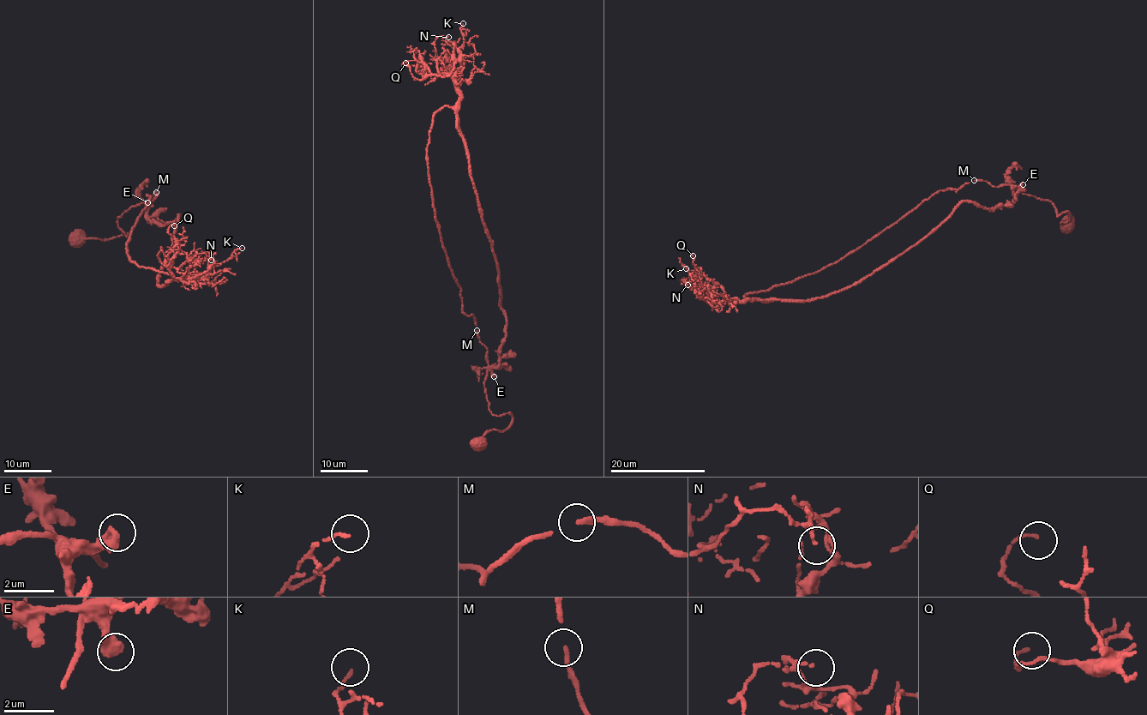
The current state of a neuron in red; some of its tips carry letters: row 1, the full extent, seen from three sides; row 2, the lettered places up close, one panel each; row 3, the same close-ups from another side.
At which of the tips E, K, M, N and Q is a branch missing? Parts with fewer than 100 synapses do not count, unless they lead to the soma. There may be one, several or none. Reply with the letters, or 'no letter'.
no letter

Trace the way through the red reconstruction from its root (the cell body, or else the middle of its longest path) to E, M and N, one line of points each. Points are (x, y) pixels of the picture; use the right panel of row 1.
E: (1069, 225), (1061, 222), (1069, 220), (1068, 213), (1058, 214), (1051, 201), (1022, 194), (1015, 187), (1023, 184)
M: (1069, 225), (1061, 222), (1069, 220), (1068, 213), (1058, 214), (1051, 201), (1022, 194), (1017, 186), (974, 180)
N: (1069, 225), (1068, 213), (1015, 186), (1011, 201), (990, 209), (963, 201), (826, 296), (717, 302), (687, 285)

